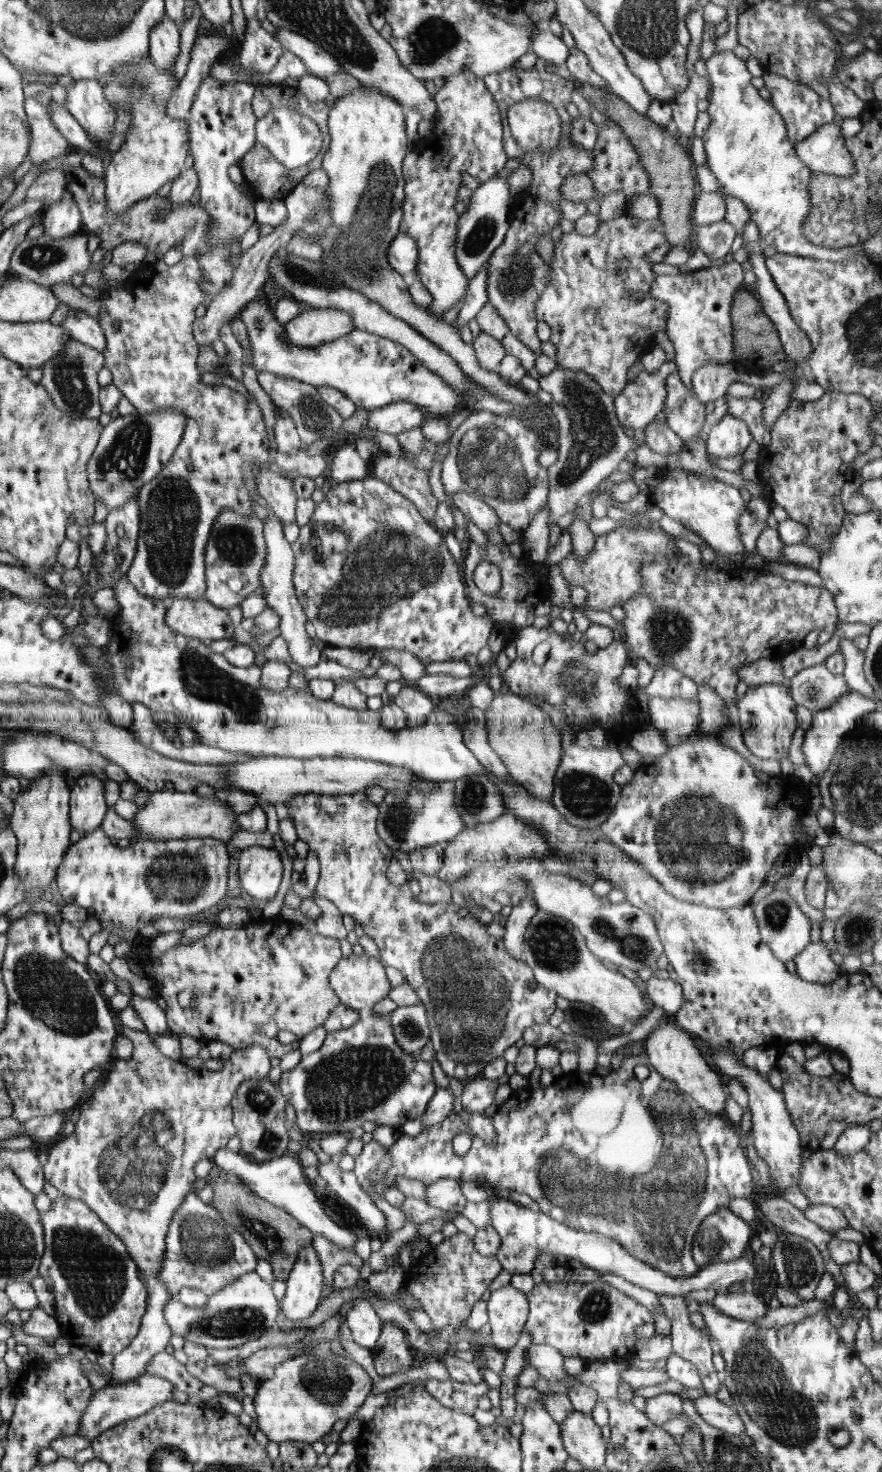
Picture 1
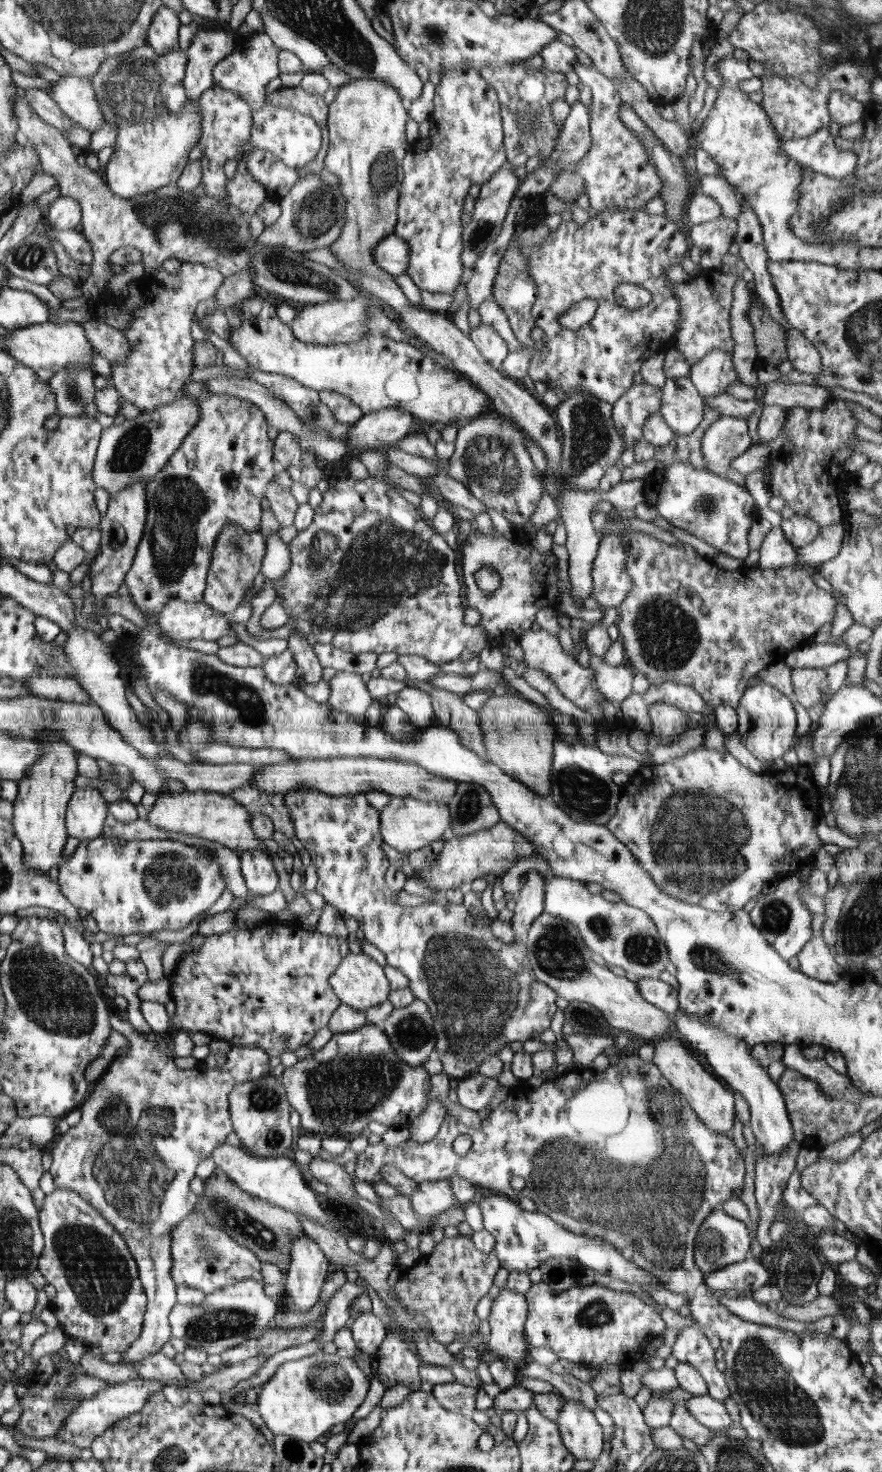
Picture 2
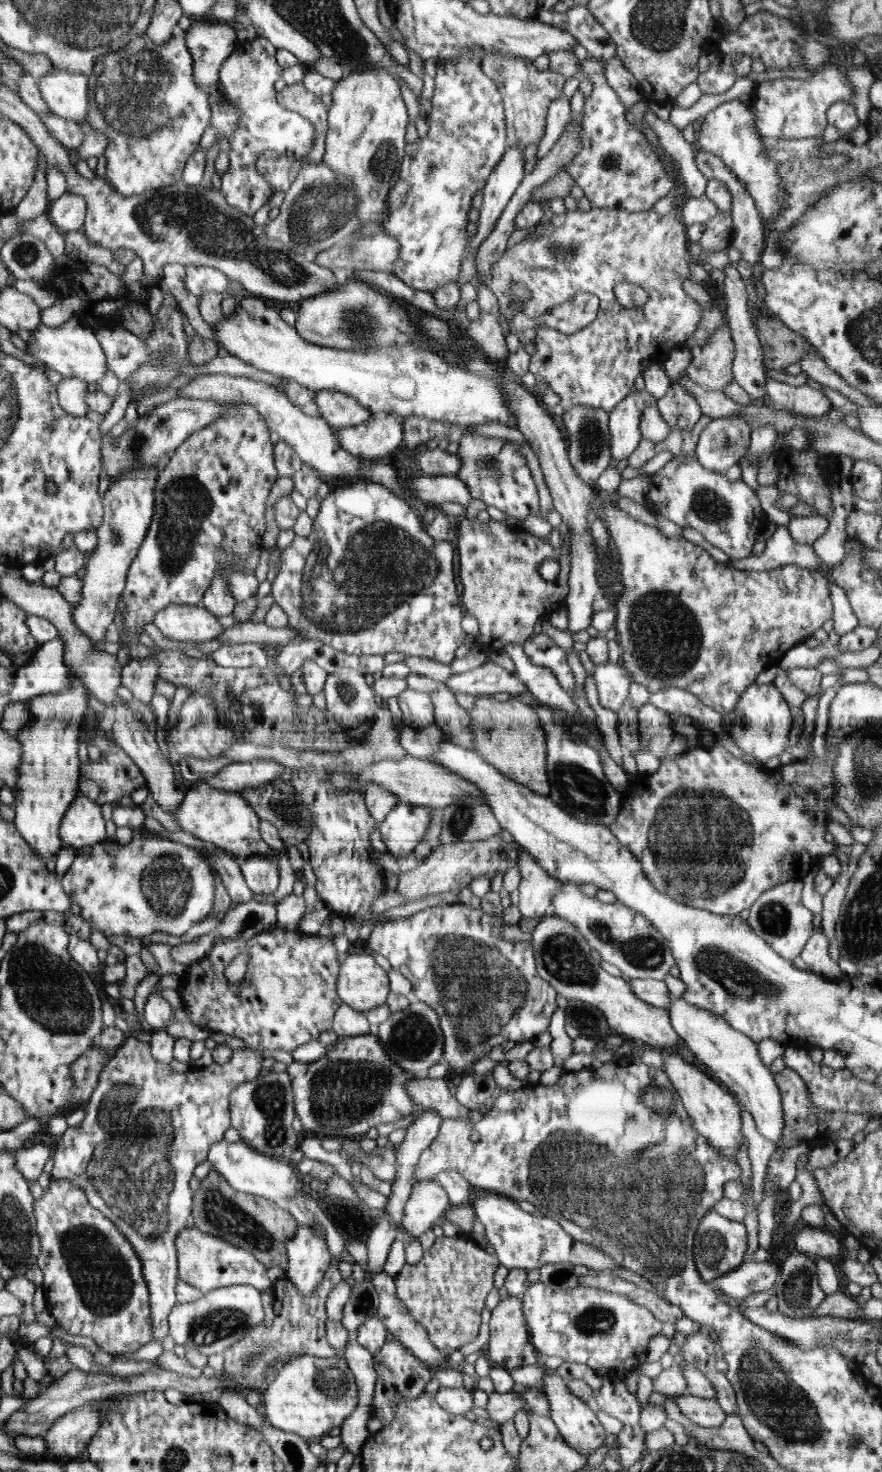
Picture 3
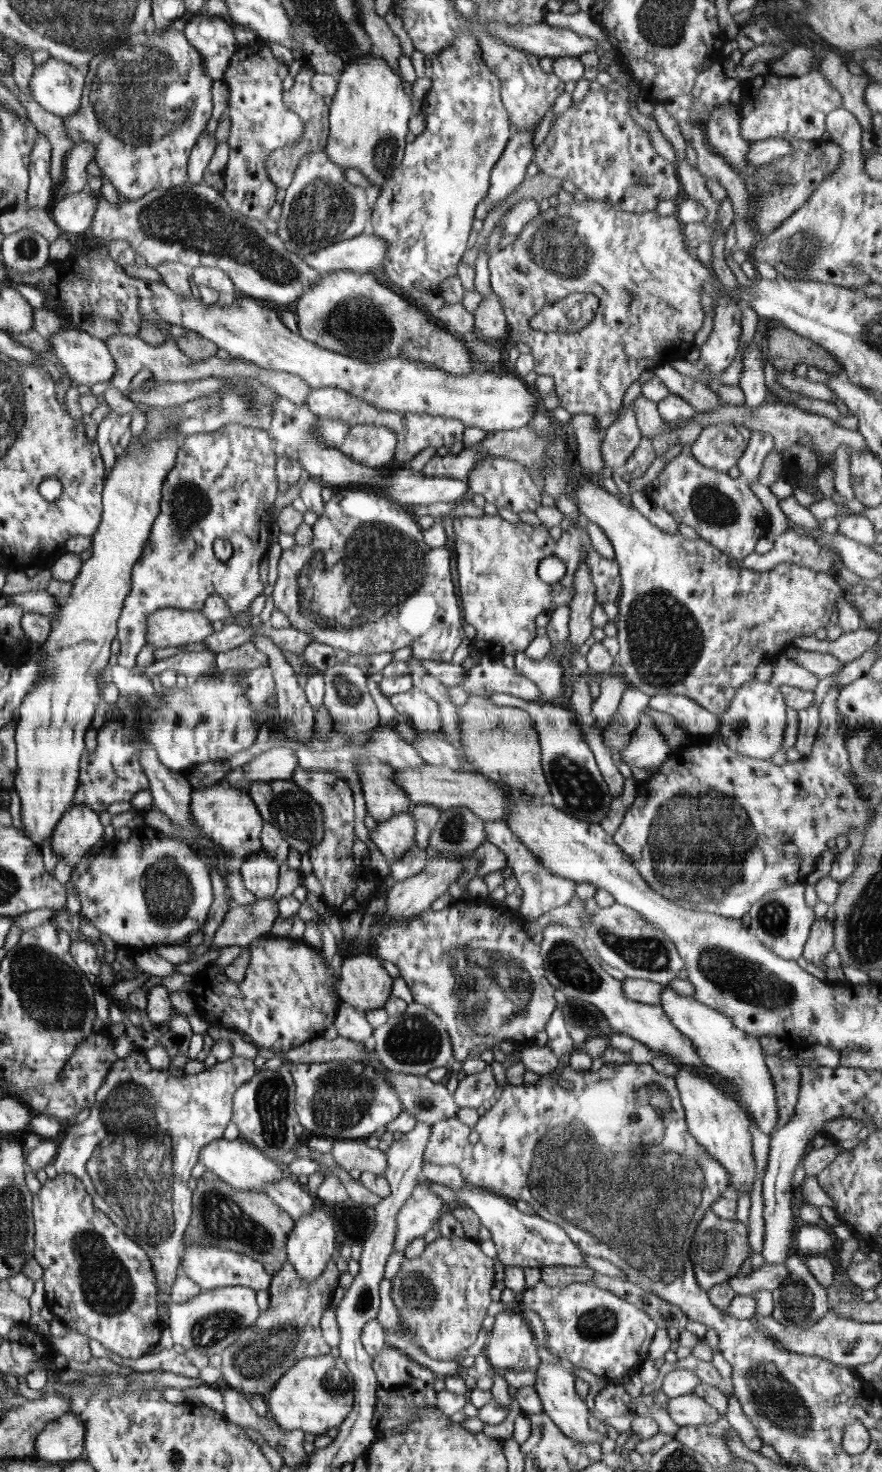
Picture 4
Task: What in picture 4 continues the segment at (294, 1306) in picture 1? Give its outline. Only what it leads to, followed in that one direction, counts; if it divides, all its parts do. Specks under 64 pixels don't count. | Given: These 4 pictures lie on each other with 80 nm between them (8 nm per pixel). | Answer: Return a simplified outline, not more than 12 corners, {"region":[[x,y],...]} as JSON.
{"region":[[320,1209],[295,1221],[287,1260],[304,1282],[338,1254],[334,1225]]}

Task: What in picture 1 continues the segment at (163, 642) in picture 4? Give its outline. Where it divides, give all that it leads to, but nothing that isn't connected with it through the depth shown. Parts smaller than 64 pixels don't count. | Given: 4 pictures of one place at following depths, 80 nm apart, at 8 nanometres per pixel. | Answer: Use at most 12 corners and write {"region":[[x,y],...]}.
{"region":[[172,599],[165,621],[203,642],[234,636],[226,609]]}

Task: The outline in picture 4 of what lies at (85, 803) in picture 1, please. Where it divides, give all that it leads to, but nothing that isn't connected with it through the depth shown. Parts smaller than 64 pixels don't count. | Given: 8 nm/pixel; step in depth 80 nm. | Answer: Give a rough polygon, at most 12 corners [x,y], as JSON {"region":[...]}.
{"region":[[74,805],[53,830],[60,862],[76,868],[102,838],[94,809]]}

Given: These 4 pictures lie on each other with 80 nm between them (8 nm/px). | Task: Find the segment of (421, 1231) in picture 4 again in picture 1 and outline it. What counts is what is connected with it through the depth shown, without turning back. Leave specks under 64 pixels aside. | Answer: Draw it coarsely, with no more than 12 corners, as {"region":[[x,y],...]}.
{"region":[[459,1179],[426,1185],[426,1202],[461,1213],[467,1203]]}

